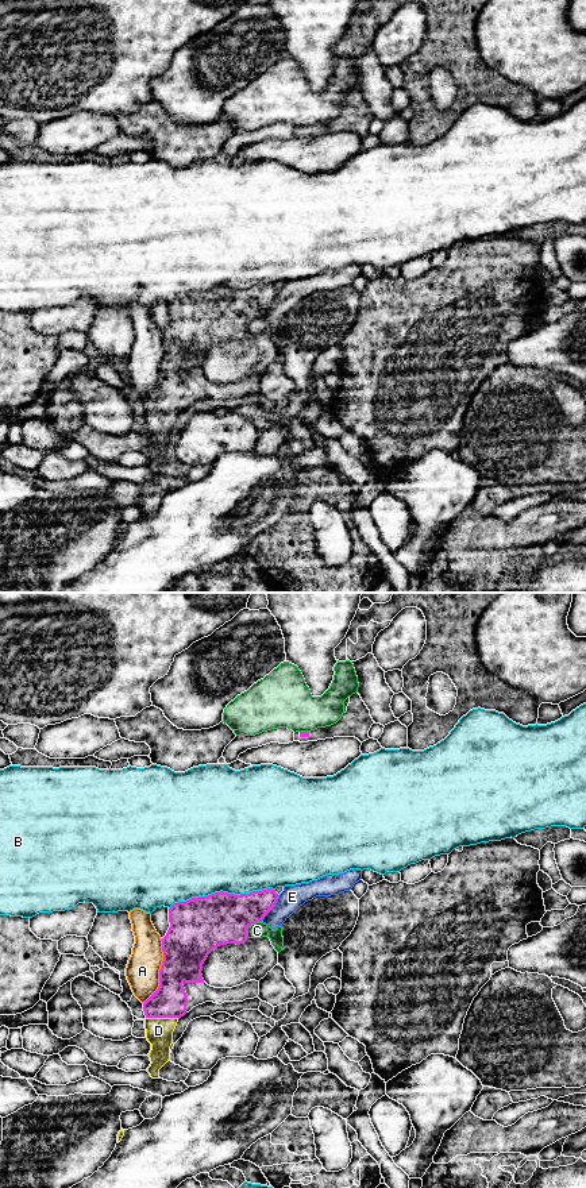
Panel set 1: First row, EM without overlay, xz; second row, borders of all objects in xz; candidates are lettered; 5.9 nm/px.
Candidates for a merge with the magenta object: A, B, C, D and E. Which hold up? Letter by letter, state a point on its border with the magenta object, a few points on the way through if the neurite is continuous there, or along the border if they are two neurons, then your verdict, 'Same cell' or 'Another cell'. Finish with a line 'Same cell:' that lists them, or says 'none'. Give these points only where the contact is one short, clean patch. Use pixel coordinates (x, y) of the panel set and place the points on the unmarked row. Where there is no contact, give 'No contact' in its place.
A: Touches magenta at xz (160, 366). Another cell
B: Touches magenta at xz (222, 286). Another cell
C: Touches magenta at xz (249, 320). Another cell
D: Touches magenta at xz (162, 412). Same cell
E: Touches magenta at xz (272, 303). Another cell
Same cell: D

